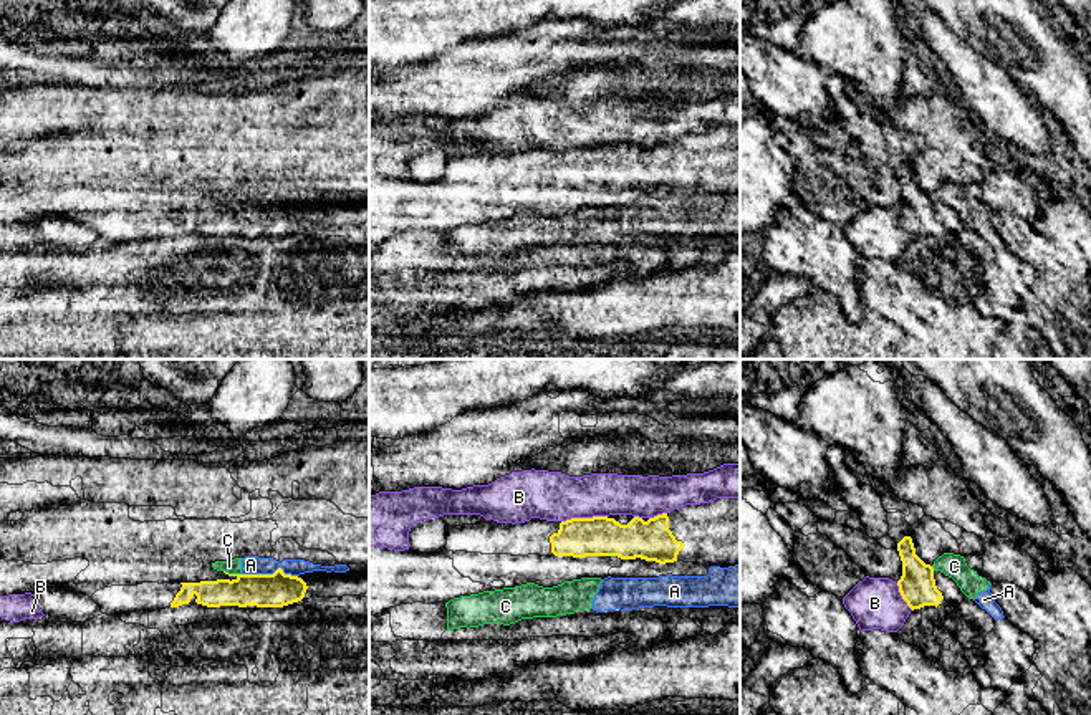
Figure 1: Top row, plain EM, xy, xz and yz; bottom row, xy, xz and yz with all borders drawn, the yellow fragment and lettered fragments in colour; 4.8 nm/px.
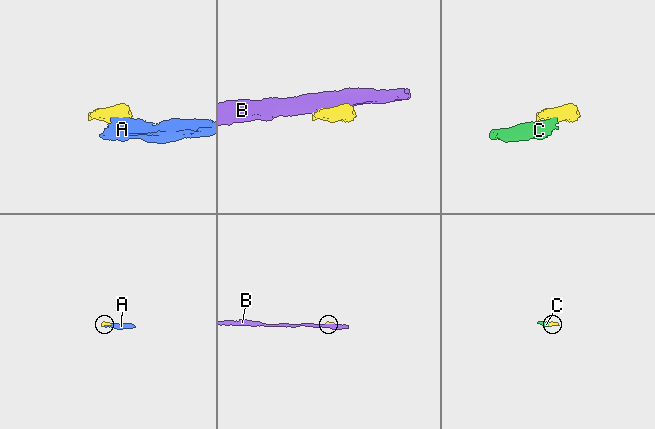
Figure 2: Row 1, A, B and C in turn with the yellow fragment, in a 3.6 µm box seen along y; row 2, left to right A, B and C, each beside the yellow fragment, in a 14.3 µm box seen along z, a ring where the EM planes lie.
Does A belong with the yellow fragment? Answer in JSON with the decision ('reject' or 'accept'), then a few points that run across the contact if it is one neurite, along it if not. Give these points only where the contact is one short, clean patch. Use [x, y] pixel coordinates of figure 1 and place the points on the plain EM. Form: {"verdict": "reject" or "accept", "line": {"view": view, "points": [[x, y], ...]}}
{"verdict": "reject", "line": {"view": "xy", "points": [[242, 204], [272, 204], [280, 197], [297, 206]]}}

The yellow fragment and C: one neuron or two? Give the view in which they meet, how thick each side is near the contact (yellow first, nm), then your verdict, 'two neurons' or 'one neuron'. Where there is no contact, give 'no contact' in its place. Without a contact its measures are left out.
contact in xy; calibres 170 and 80 nm; two neurons

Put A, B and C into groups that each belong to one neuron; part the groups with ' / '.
A C / B

